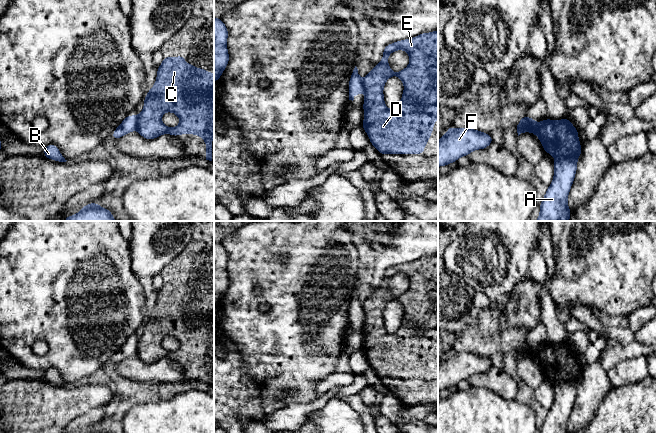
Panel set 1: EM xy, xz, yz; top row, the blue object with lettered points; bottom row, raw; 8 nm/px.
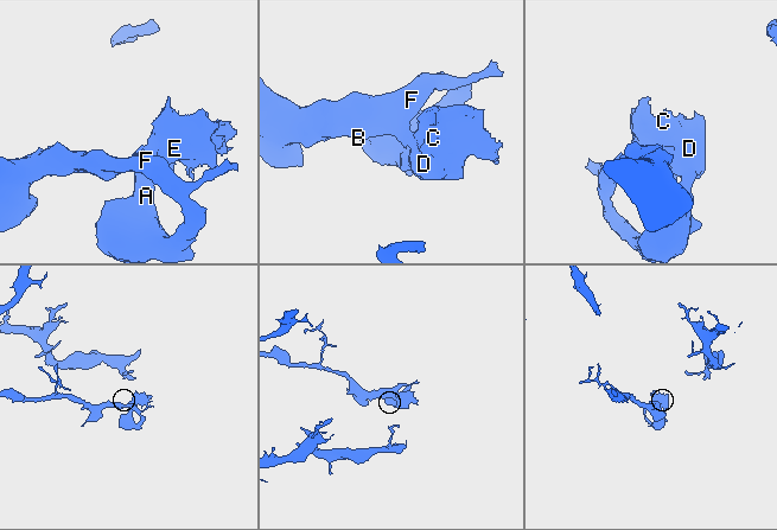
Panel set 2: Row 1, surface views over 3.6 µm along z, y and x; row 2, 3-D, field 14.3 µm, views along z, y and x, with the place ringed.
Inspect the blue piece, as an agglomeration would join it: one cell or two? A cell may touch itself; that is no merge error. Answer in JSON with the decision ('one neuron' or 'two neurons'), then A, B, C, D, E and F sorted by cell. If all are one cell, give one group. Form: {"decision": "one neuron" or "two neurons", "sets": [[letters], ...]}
{"decision": "two neurons", "sets": [["A", "B", "F"], ["C", "D", "E"]]}

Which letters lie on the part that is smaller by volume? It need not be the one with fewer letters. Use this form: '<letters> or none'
C, D, E

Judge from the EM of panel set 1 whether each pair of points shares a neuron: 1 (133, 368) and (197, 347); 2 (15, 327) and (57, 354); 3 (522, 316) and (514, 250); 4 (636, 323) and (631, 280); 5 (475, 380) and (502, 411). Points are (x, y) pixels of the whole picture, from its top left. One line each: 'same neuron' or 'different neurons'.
1: different neurons
2: same neuron
3: different neurons
4: different neurons
5: different neurons

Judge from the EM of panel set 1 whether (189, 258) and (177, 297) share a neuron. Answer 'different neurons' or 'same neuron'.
same neuron

